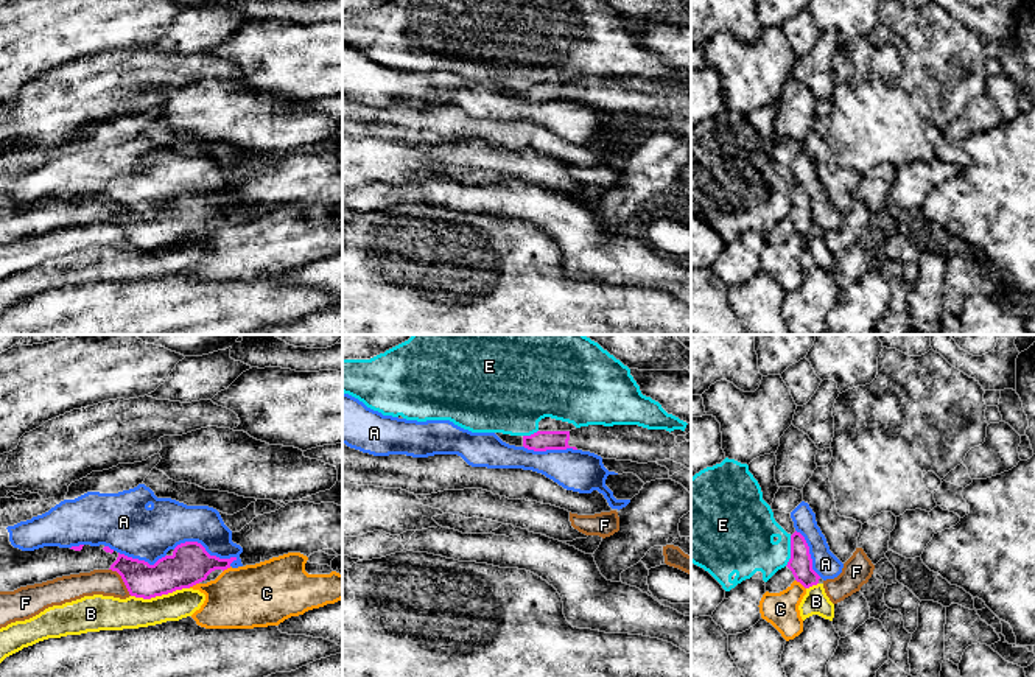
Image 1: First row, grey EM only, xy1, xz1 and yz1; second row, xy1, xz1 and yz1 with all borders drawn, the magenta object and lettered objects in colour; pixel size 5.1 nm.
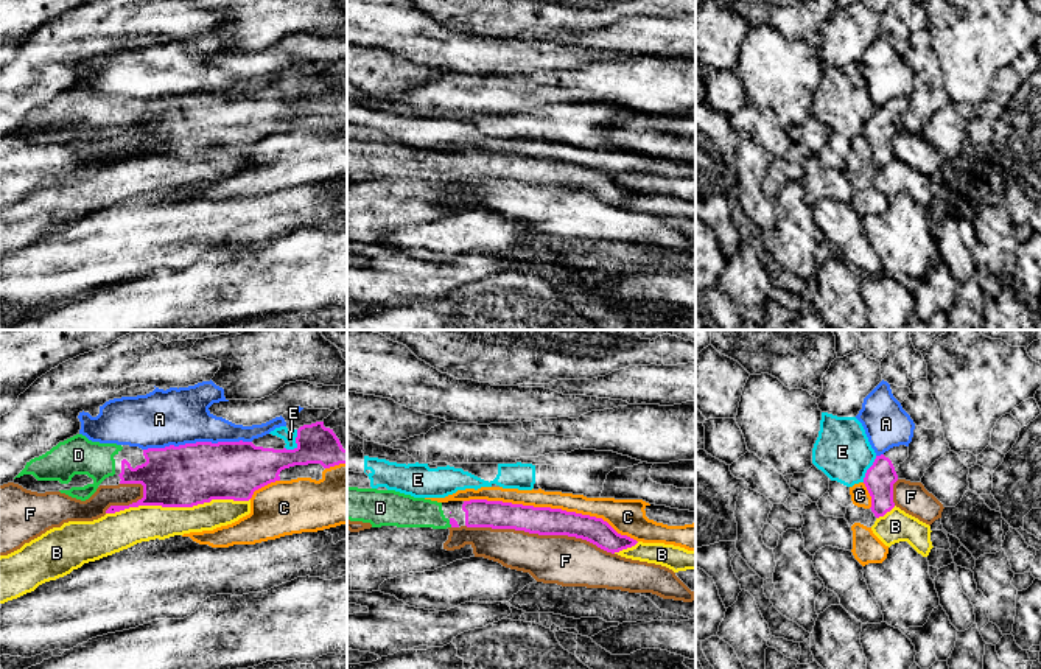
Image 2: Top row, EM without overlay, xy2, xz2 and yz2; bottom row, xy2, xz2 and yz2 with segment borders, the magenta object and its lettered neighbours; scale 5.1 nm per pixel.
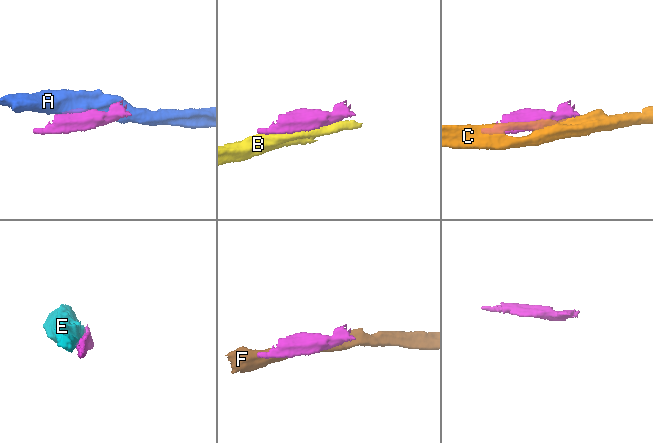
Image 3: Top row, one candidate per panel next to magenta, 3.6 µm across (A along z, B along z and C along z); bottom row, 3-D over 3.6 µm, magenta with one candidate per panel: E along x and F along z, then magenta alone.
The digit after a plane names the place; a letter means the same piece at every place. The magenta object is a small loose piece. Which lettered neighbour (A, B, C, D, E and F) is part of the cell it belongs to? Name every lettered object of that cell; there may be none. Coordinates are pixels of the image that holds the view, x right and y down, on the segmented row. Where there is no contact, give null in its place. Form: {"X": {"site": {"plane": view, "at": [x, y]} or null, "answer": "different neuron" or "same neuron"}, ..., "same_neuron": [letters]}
{"A": {"site": {"plane": "xy2", "at": [196, 442]}, "answer": "different neuron"}, "B": {"site": {"plane": "xy2", "at": [178, 506]}, "answer": "different neuron"}, "C": {"site": {"plane": "xz2", "at": [550, 507]}, "answer": "different neuron"}, "D": {"site": {"plane": "xz2", "at": [450, 523]}, "answer": "same neuron"}, "E": {"site": {"plane": "yz1", "at": [791, 551]}, "answer": "different neuron"}, "F": {"site": {"plane": "xz2", "at": [540, 534]}, "answer": "different neuron"}, "same_neuron": ["D"]}

